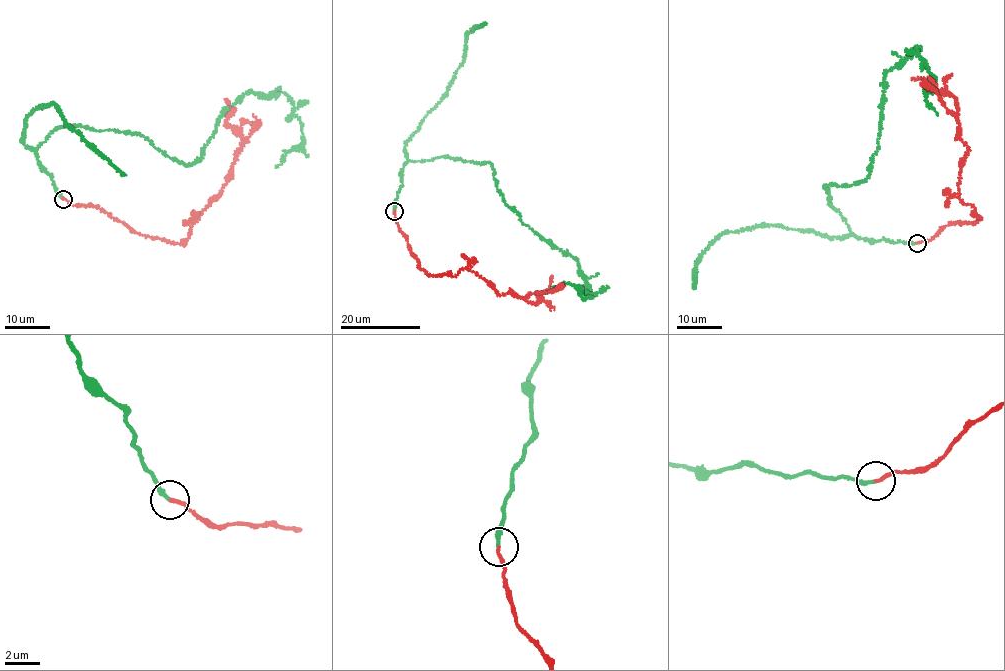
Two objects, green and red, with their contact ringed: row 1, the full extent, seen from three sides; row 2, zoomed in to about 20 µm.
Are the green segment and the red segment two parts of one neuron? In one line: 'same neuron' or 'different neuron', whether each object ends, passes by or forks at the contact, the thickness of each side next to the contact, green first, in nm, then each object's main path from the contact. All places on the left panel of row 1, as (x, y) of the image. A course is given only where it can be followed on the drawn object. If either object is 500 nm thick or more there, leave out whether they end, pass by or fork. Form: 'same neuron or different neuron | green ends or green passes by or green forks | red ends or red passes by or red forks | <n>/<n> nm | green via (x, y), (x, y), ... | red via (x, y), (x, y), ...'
same neuron | green ends | red ends | 220/220 nm | green via (63, 198), (36, 159), (54, 129), (134, 133), (186, 165), (251, 92), (300, 121), (276, 166) | red via (63, 199), (95, 206), (153, 238), (185, 242), (222, 193), (243, 141), (227, 122), (226, 99)

